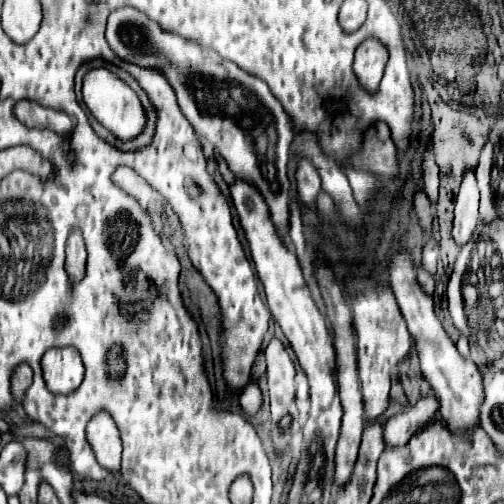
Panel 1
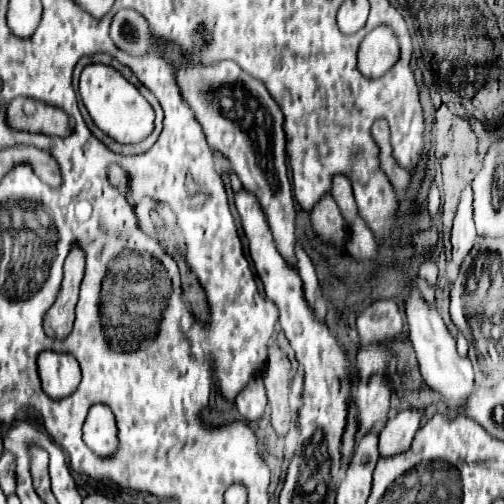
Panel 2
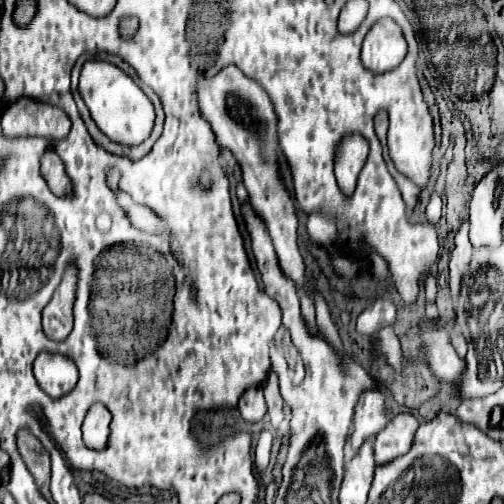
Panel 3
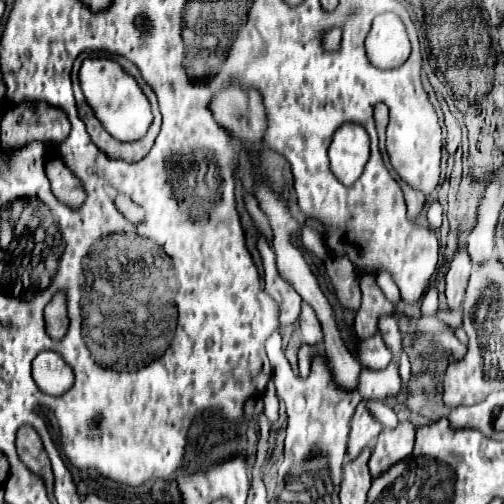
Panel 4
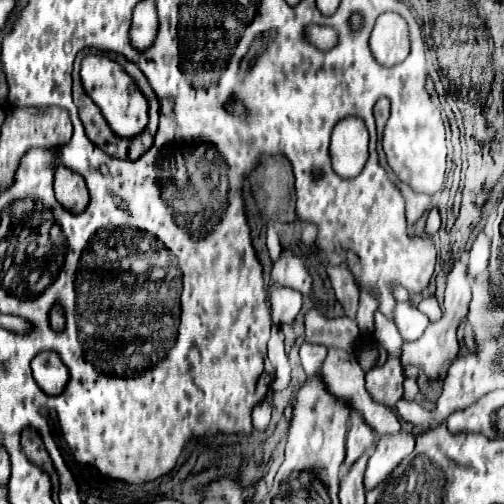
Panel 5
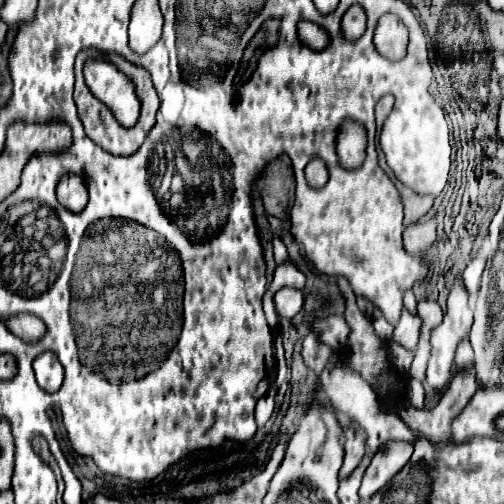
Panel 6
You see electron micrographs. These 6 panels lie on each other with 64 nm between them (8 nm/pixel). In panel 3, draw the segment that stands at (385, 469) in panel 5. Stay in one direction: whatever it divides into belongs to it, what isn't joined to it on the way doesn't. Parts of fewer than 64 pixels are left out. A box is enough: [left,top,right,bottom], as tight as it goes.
[374,412,418,464]

